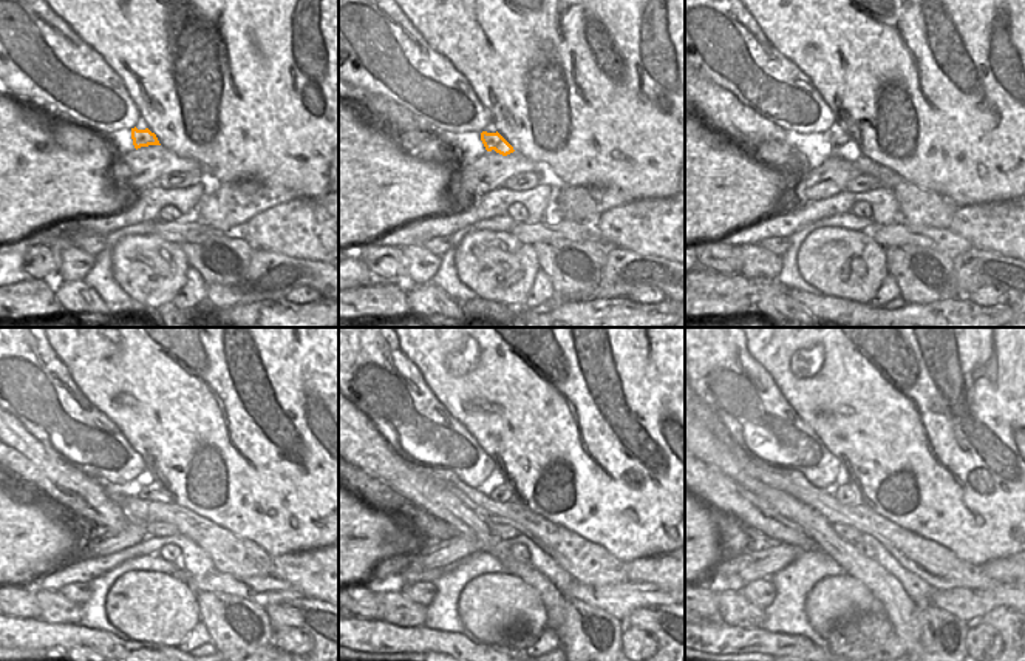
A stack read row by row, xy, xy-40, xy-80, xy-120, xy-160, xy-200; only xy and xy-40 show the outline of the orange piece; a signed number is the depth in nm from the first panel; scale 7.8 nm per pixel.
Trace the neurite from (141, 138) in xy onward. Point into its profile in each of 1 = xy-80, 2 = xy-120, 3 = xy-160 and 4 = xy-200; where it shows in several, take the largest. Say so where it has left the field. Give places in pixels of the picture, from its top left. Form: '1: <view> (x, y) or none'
1: xy-80 (844, 147)
2: xy-120 (155, 491)
3: xy-160 (503, 493)
4: xy-200 (847, 494)

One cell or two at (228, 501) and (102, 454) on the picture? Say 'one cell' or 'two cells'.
two cells

